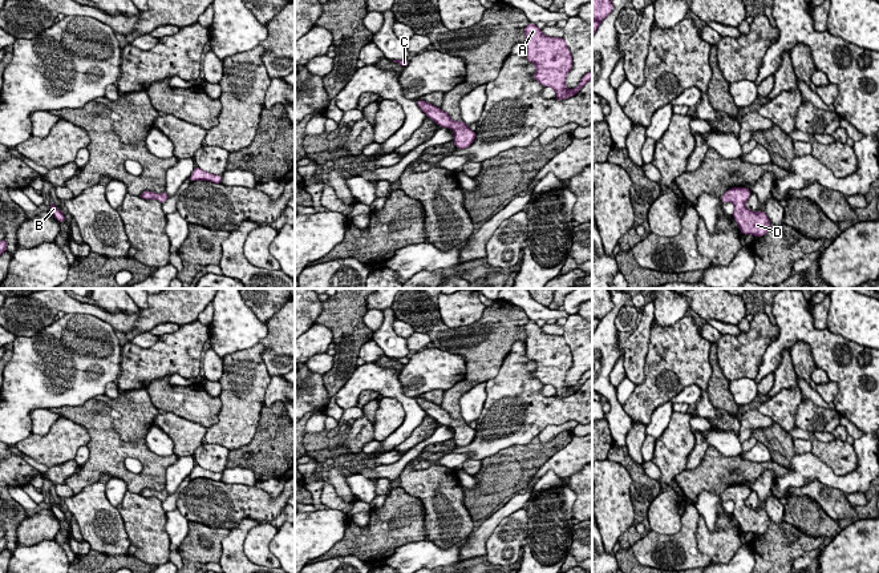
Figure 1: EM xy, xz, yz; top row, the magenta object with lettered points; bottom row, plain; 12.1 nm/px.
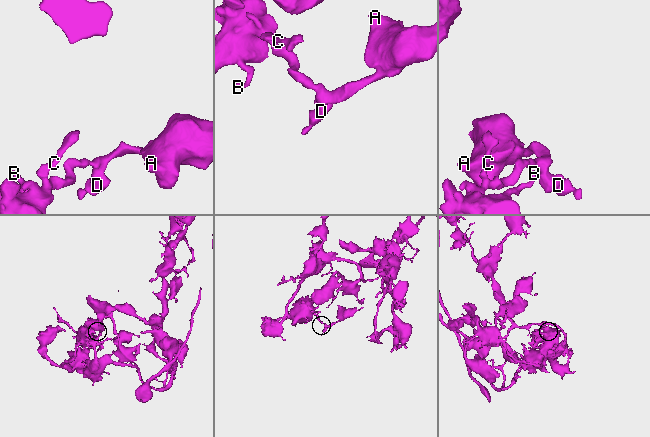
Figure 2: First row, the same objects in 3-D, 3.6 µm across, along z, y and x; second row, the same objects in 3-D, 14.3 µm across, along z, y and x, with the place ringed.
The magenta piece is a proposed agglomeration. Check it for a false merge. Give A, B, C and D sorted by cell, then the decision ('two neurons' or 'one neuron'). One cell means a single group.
A B C D | one neuron

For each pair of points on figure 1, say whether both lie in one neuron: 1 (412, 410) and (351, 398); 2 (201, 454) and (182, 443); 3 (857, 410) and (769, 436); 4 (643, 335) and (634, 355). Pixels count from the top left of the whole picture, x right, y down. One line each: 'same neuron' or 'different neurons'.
1: same neuron
2: different neurons
3: different neurons
4: same neuron

